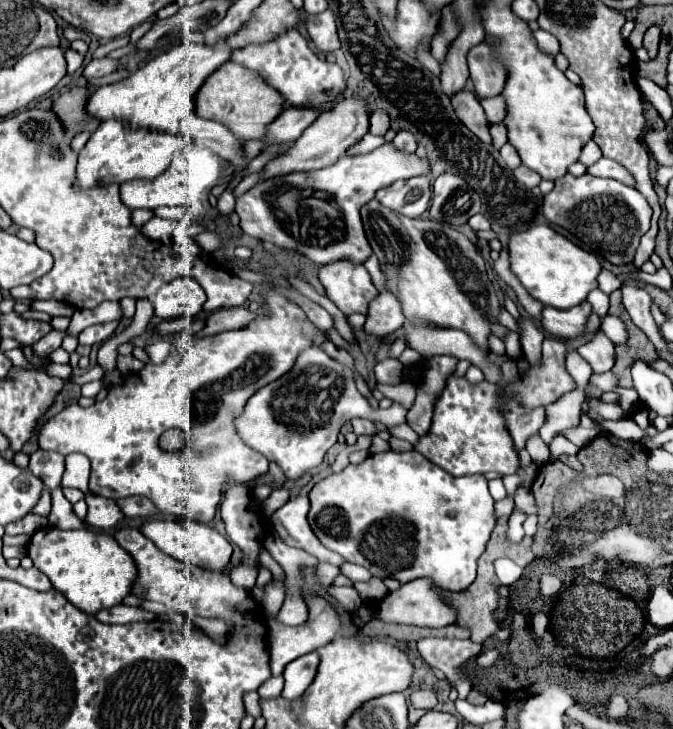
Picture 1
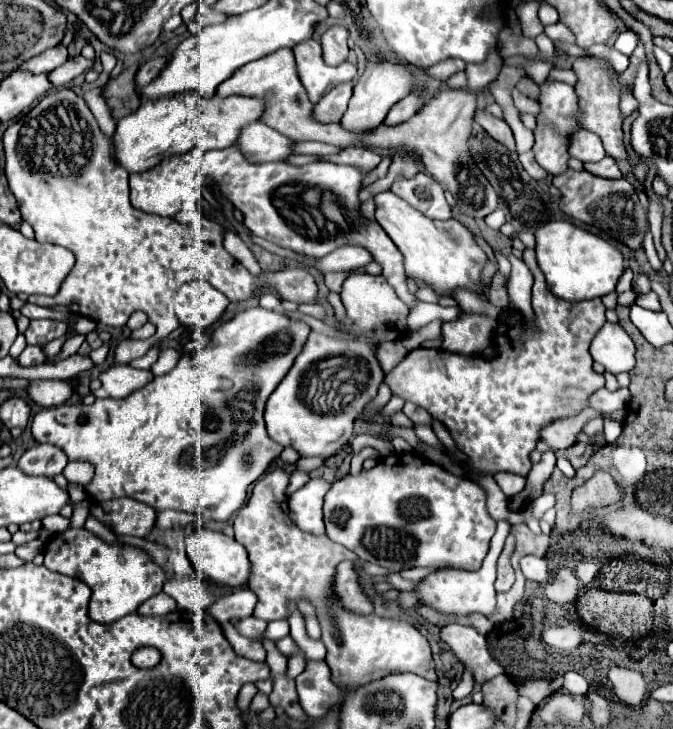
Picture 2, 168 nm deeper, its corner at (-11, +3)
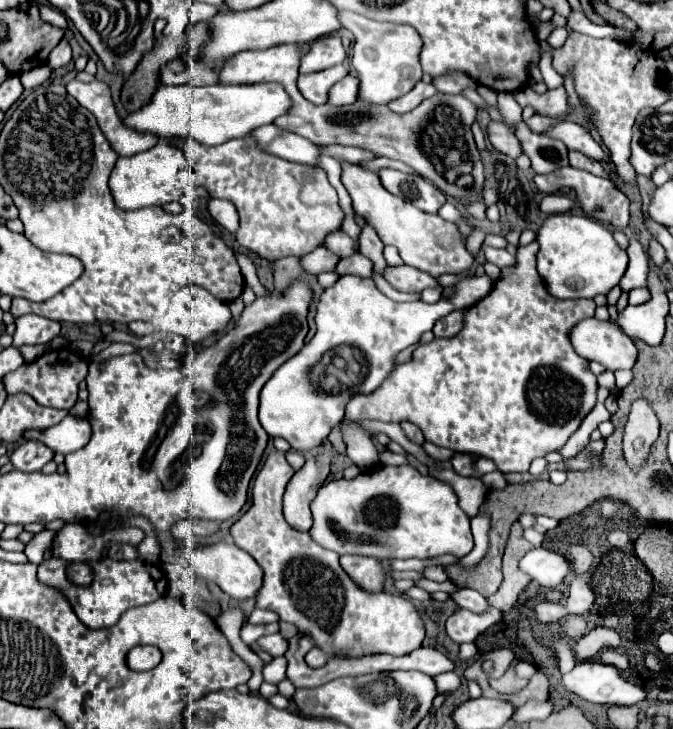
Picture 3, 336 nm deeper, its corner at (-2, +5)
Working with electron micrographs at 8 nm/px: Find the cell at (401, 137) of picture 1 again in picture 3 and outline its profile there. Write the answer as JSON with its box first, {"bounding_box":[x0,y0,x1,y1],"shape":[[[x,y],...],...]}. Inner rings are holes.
{"bounding_box":[359,226,387,274],"shape":[[[365,226],[361,230],[361,236],[359,236],[359,252],[373,262],[373,270],[377,274],[383,274],[383,270],[387,268],[387,262],[383,258],[383,242],[379,240],[377,232],[371,226]]]}

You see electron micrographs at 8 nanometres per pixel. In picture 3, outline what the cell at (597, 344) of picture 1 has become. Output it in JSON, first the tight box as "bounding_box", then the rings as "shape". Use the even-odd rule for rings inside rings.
{"bounding_box":[571,318,637,370],"shape":[[[587,318],[571,330],[571,344],[575,352],[587,360],[597,360],[607,370],[633,368],[637,348],[633,340],[621,332],[617,324]]]}

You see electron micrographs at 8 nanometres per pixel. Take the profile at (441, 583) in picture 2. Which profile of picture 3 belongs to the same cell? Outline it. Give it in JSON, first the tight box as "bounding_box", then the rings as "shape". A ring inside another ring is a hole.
{"bounding_box":[451,588,489,612],"shape":[[[463,588],[455,594],[451,594],[451,598],[457,602],[457,606],[461,608],[467,608],[471,612],[485,612],[489,606],[487,606],[487,600],[473,588]]]}

